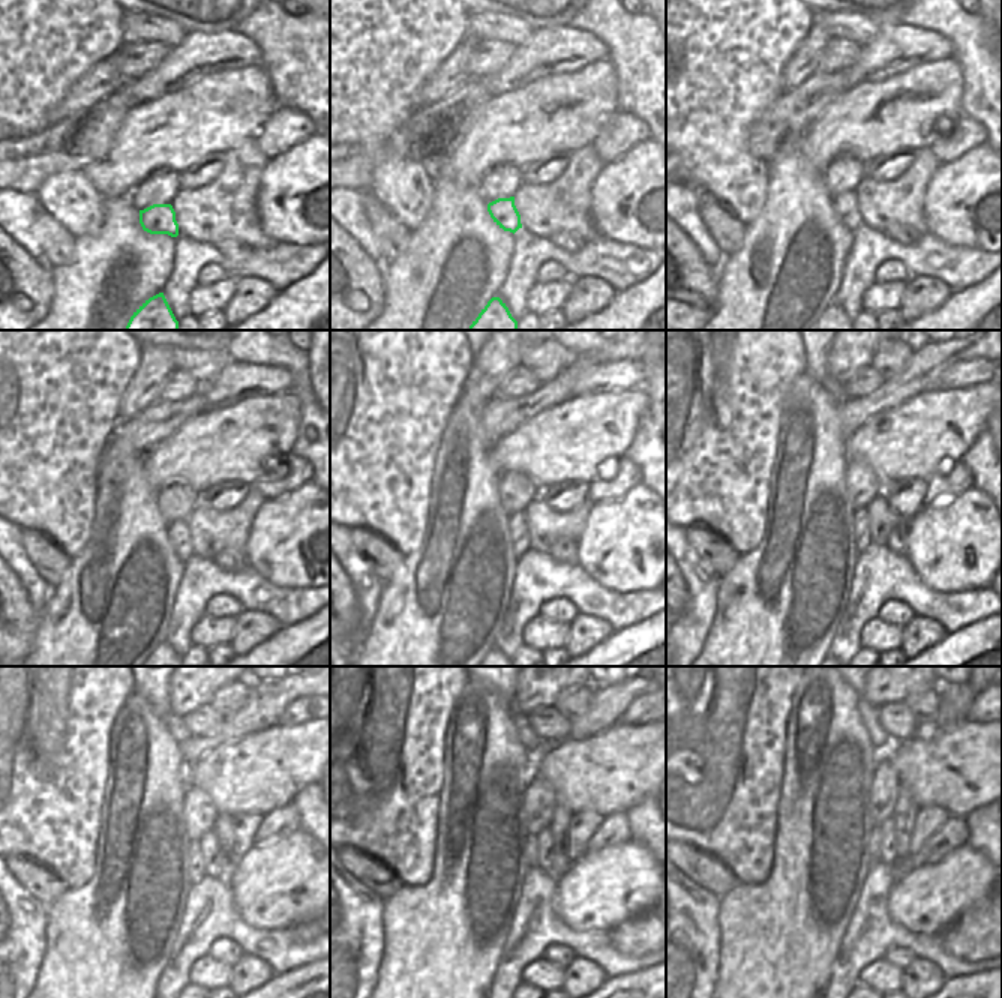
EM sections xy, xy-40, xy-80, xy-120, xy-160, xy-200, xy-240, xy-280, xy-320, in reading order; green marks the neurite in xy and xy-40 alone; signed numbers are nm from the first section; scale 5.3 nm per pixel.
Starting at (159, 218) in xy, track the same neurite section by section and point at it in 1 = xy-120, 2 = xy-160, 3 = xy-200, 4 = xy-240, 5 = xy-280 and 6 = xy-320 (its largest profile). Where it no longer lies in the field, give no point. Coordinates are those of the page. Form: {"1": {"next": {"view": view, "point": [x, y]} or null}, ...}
{"1": {"next": {"view": "xy-120", "point": [179, 533]}}, "2": {"next": {"view": "xy-160", "point": [518, 529]}}, "3": {"next": {"view": "xy-200", "point": [861, 532]}}, "4": {"next": {"view": "xy-240", "point": [197, 866]}}, "5": {"next": {"view": "xy-280", "point": [531, 845]}}, "6": {"next": {"view": "xy-320", "point": [876, 833]}}}

